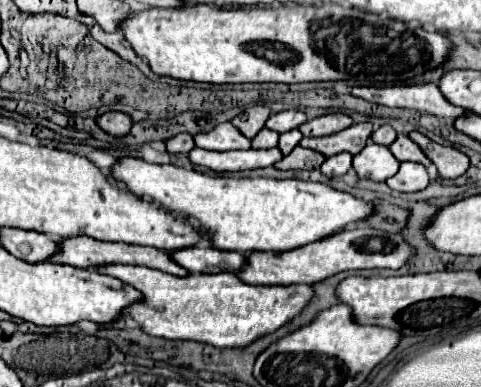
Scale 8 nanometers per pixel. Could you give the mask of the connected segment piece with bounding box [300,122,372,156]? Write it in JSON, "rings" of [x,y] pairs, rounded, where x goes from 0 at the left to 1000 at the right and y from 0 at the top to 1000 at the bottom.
{"rings":[[[753,315],[753,320],[736,320],[719,336],[711,336],[703,346],[686,346],[678,357],[632,357],[624,367],[624,377],[657,388],[674,403],[694,403],[707,393],[744,398],[765,372],[769,346],[773,346],[773,315]]]}

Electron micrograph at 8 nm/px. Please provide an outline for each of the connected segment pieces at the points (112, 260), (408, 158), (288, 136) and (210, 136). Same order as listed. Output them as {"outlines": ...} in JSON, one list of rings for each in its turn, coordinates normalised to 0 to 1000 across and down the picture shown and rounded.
{"outlines":[[[[158,610],[158,615],[133,620],[125,630],[125,651],[112,661],[112,677],[146,682],[158,693],[200,693],[212,682],[287,682],[287,687],[324,693],[362,713],[391,713],[391,703],[374,682],[362,682],[362,672],[353,672],[353,656],[341,646],[312,641],[312,636],[279,636],[279,630],[258,630],[258,625],[212,625],[187,610]]],[[[832,346],[823,362],[819,362],[819,372],[811,377],[811,393],[823,403],[823,413],[832,413],[832,419],[873,419],[873,424],[881,424],[886,434],[898,424],[886,403],[881,403],[881,393],[873,388],[873,377],[869,372],[861,372],[848,351],[840,351],[840,346]]],[[[599,336],[590,346],[582,346],[582,367],[578,367],[578,382],[582,393],[595,403],[611,377],[620,377],[620,367],[628,362],[628,346],[624,336]]],[[[466,315],[466,320],[453,320],[437,341],[407,346],[403,372],[412,382],[453,388],[453,393],[457,388],[516,388],[520,382],[520,362],[511,351],[503,351],[503,341],[495,341],[495,331],[486,331],[482,315]]]]}

